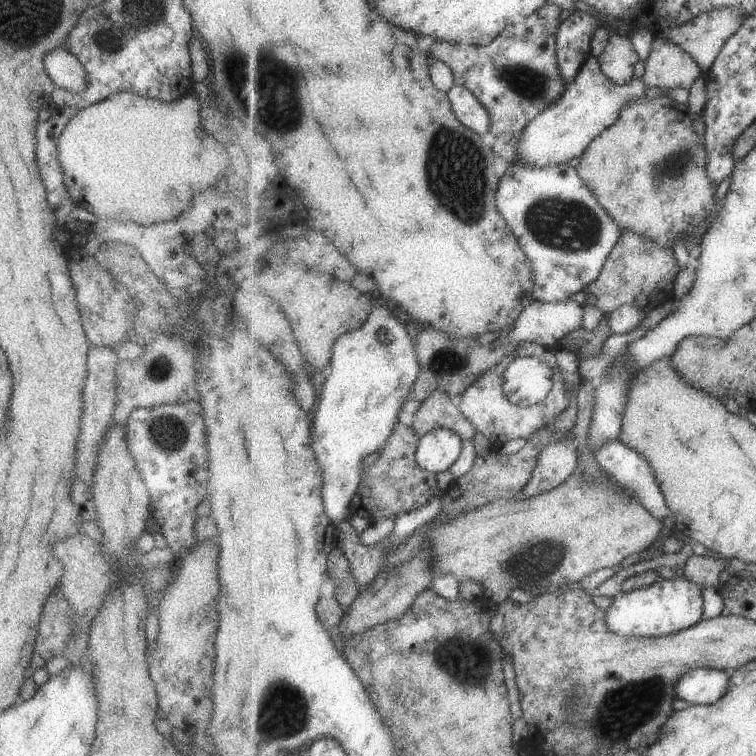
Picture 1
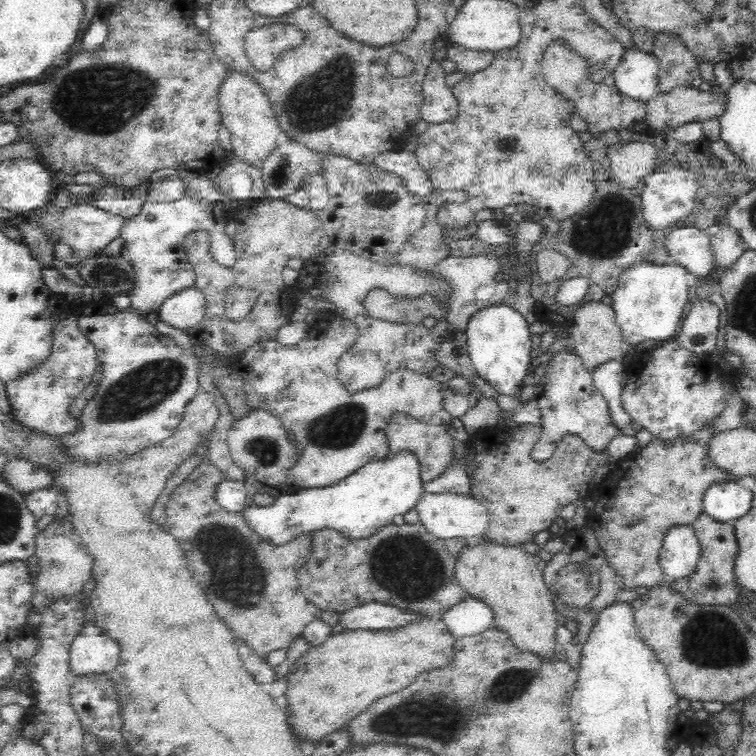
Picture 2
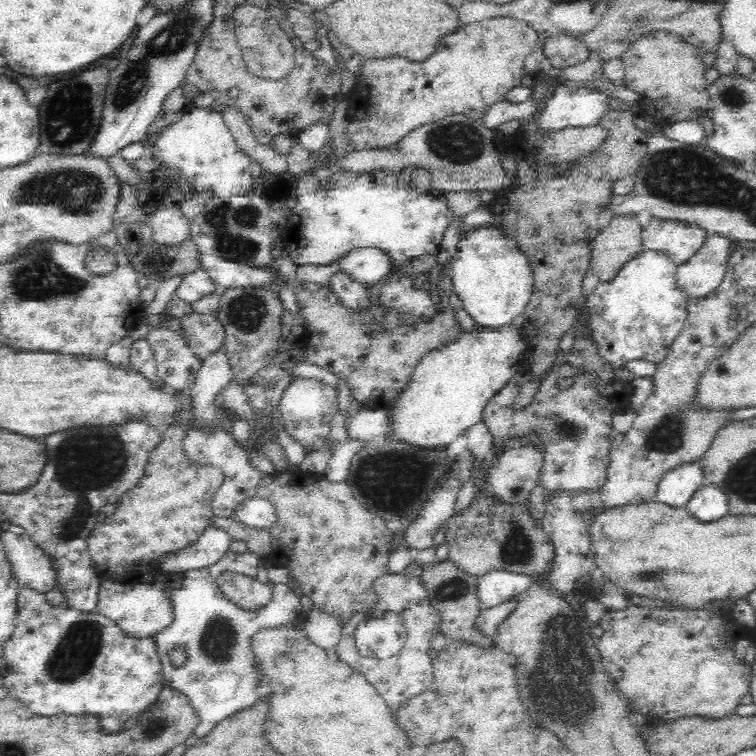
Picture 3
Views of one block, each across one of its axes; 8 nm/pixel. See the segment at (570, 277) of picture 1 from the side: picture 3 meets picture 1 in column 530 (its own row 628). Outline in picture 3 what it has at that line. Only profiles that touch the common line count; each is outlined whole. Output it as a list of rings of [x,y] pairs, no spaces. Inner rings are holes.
[[[250,551],[242,554],[228,552],[215,567],[165,576],[171,582],[174,620],[154,635],[156,649],[162,663],[164,684],[185,694],[195,710],[199,721],[193,736],[197,739],[202,738],[221,720],[247,710],[260,698],[256,693],[257,672],[253,668],[252,653],[249,652],[250,636],[260,627],[295,623],[304,617],[304,598],[288,584],[269,580],[261,559]],[[224,572],[242,573],[264,582],[271,590],[271,598],[265,607],[258,611],[248,610],[224,598],[215,583],[216,577]],[[178,648],[185,652],[186,660],[180,666],[174,666],[170,654]]]

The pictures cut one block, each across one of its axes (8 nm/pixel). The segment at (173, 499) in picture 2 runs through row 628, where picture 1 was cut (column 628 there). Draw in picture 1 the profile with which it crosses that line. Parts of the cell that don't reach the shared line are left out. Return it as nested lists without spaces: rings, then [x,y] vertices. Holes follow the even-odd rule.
[[[631,229],[624,230],[622,238],[609,254],[609,258],[605,258],[599,278],[585,290],[589,293],[585,304],[596,302],[596,306],[604,313],[612,313],[626,304],[647,309],[645,306],[649,304],[651,296],[659,300],[659,294],[674,292],[679,271],[680,264],[673,250],[663,248],[654,240]]]

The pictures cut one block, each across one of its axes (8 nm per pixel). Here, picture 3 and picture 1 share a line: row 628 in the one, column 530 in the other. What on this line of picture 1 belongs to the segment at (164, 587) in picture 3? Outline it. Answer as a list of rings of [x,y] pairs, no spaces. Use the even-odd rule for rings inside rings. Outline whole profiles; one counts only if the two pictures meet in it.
[[[591,56],[571,81],[561,100],[546,108],[523,129],[514,170],[525,163],[544,167],[580,157],[596,136],[617,122],[624,105],[645,97],[645,90],[647,84],[642,77],[623,84],[611,80],[601,68],[599,59]]]

